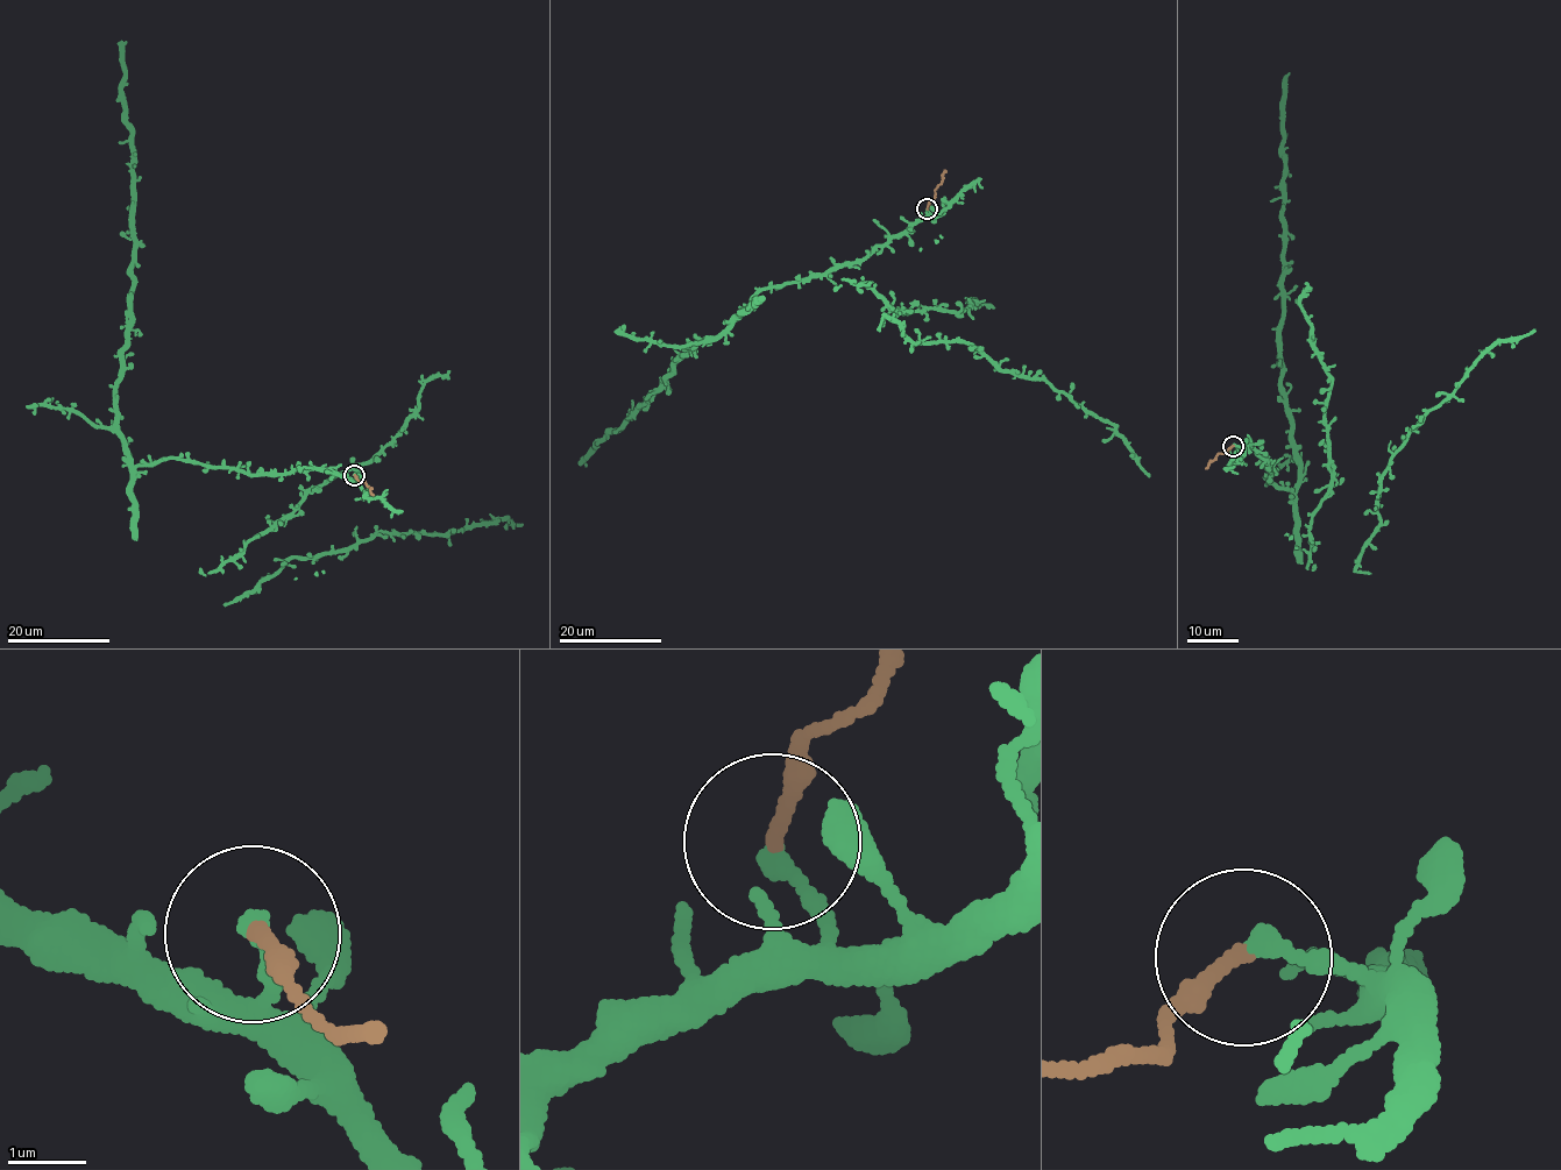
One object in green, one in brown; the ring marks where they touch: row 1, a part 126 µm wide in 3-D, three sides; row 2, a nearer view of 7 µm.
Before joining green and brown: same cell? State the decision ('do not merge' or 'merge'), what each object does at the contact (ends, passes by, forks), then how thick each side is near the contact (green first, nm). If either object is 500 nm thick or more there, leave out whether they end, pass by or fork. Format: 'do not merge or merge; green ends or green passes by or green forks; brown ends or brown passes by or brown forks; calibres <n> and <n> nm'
do not merge; green ends; brown ends; calibres 240 and 200 nm

